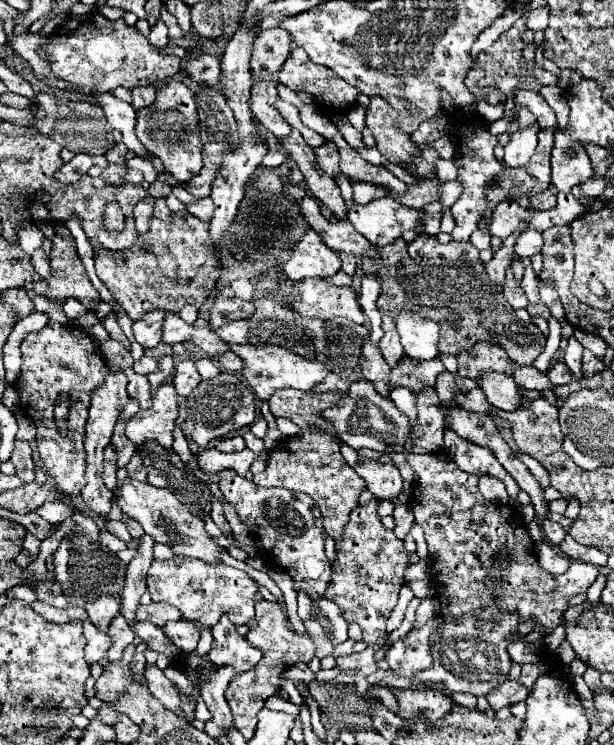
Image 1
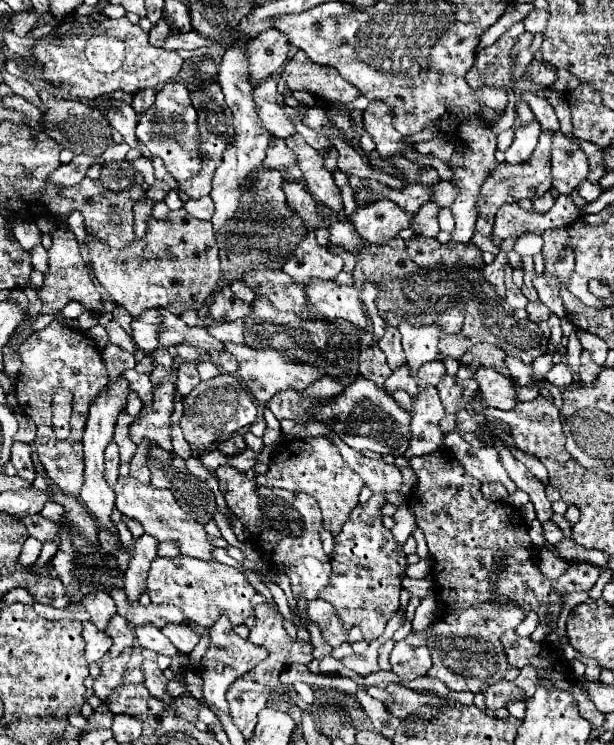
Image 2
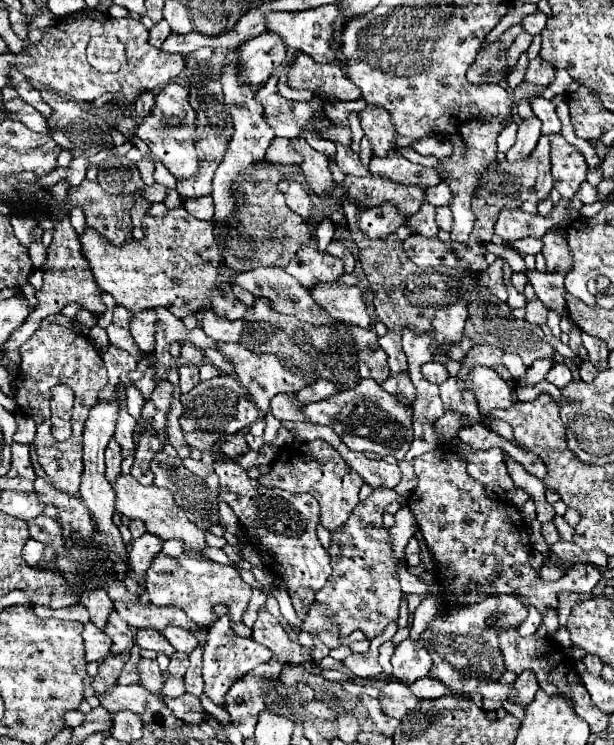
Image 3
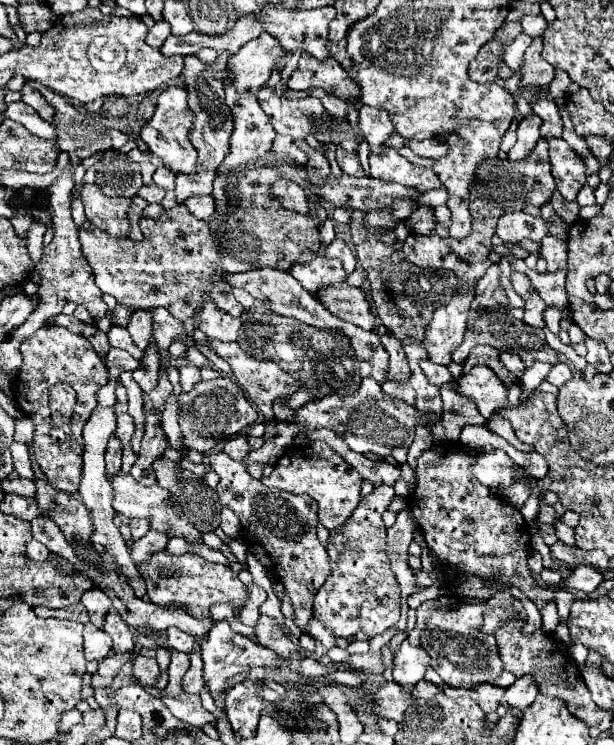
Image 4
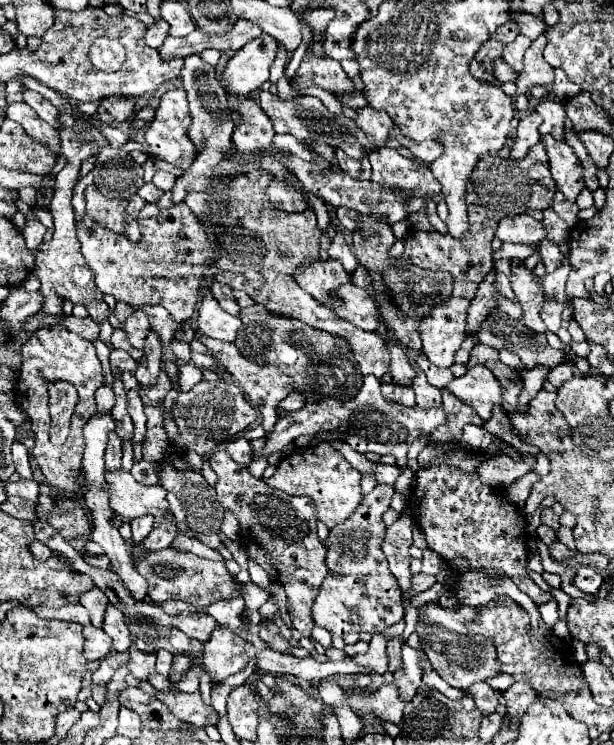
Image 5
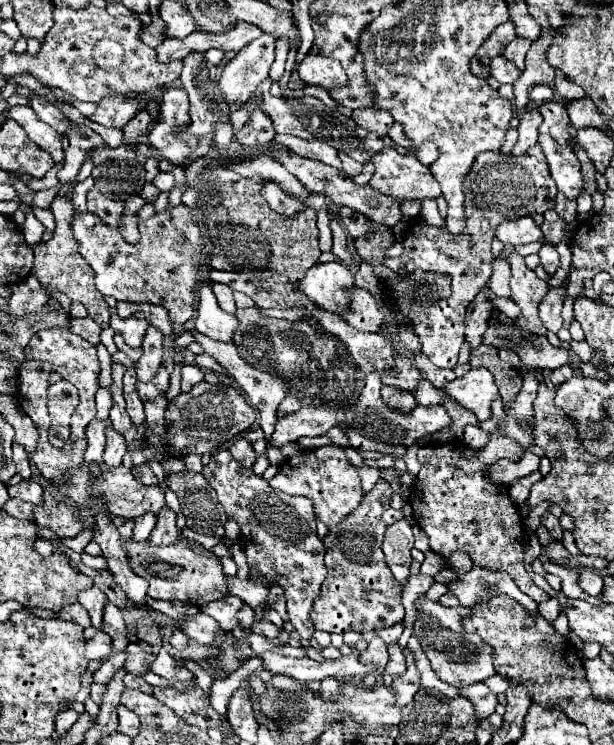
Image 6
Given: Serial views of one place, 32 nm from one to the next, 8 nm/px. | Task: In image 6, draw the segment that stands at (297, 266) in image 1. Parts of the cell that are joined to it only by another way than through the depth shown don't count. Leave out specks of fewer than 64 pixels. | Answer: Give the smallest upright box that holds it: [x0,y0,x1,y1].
[298,264,354,312]

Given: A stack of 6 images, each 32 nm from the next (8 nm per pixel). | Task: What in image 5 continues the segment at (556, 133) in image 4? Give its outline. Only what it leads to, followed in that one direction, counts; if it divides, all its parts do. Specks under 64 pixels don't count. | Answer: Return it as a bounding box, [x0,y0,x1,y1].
[536,100,566,140]

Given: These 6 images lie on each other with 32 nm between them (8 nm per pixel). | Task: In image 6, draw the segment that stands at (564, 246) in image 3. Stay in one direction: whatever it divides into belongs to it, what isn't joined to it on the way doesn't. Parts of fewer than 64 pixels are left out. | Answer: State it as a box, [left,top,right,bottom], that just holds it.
[540,244,560,274]

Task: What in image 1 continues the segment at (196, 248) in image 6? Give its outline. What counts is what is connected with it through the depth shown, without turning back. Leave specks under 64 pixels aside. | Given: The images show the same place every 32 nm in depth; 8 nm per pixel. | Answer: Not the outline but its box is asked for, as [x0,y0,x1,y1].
[94,212,220,320]

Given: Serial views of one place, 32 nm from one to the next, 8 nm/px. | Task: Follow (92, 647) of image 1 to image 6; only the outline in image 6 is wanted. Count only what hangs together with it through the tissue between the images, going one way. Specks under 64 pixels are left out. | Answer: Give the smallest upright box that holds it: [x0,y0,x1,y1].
[84,626,112,660]

